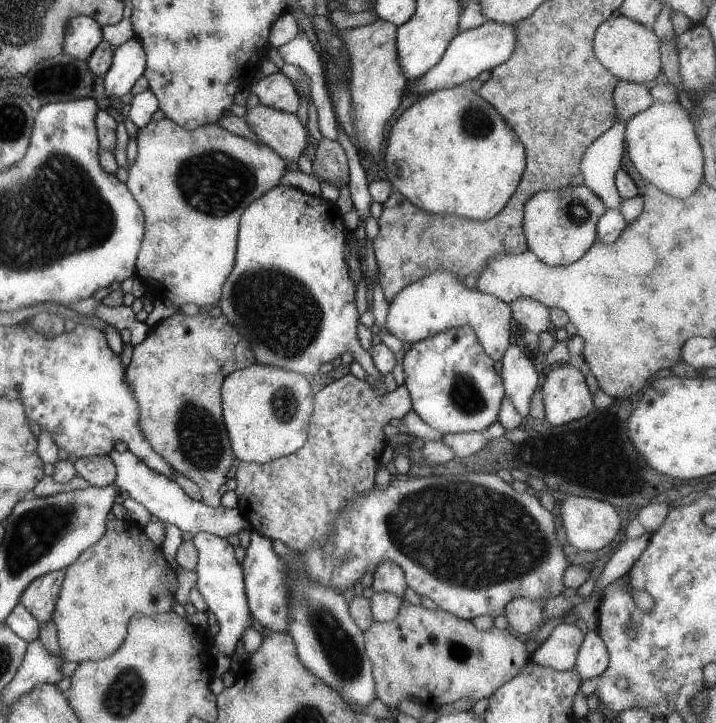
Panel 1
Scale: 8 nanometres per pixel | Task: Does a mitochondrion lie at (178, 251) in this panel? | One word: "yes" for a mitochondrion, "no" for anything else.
no

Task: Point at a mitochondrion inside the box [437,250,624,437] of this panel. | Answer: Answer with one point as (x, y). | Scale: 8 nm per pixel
(469, 401)

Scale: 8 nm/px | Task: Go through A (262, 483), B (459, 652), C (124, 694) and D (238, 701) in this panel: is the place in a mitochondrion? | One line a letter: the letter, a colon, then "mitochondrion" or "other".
A: other
B: other
C: mitochondrion
D: other

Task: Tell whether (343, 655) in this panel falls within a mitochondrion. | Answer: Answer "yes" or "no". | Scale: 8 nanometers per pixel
yes

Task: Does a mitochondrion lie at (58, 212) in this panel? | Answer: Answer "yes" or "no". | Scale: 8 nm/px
yes

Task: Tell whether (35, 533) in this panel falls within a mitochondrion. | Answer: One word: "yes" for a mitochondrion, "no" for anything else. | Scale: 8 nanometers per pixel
yes

